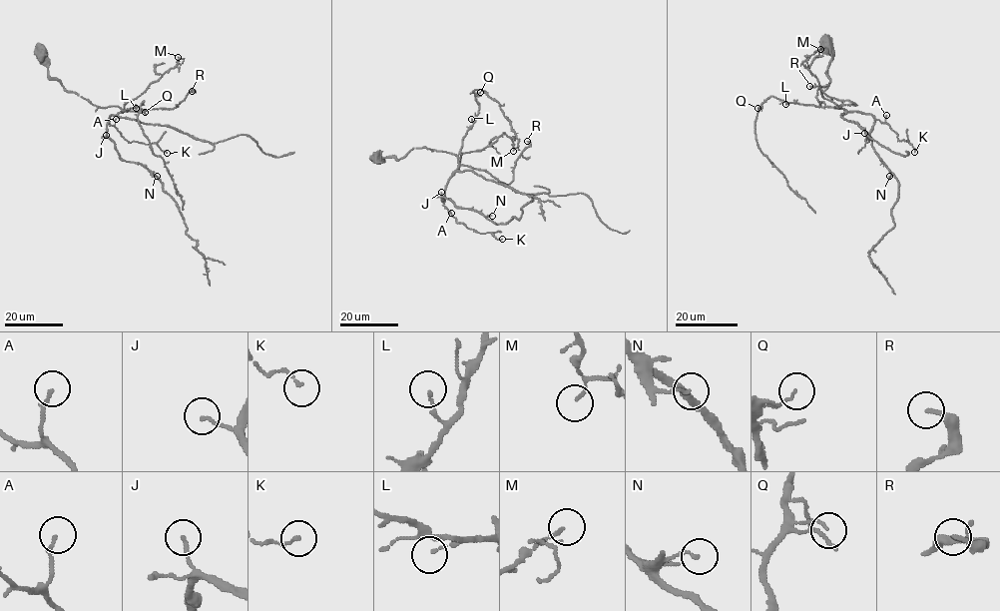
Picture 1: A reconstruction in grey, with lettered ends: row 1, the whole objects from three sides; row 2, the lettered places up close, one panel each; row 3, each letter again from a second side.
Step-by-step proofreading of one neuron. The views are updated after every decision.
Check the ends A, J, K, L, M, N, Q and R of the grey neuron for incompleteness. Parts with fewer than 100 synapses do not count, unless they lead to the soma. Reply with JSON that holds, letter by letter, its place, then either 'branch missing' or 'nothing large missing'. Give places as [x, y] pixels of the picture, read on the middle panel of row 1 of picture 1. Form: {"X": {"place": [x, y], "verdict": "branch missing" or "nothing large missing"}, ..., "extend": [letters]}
{"A": {"place": [451, 213], "verdict": "nothing large missing"}, "J": {"place": [441, 192], "verdict": "nothing large missing"}, "K": {"place": [502, 239], "verdict": "nothing large missing"}, "L": {"place": [471, 119], "verdict": "nothing large missing"}, "M": {"place": [513, 151], "verdict": "nothing large missing"}, "N": {"place": [492, 216], "verdict": "nothing large missing"}, "Q": {"place": [480, 92], "verdict": "nothing large missing"}, "R": {"place": [527, 141], "verdict": "nothing large missing"}, "extend": []}

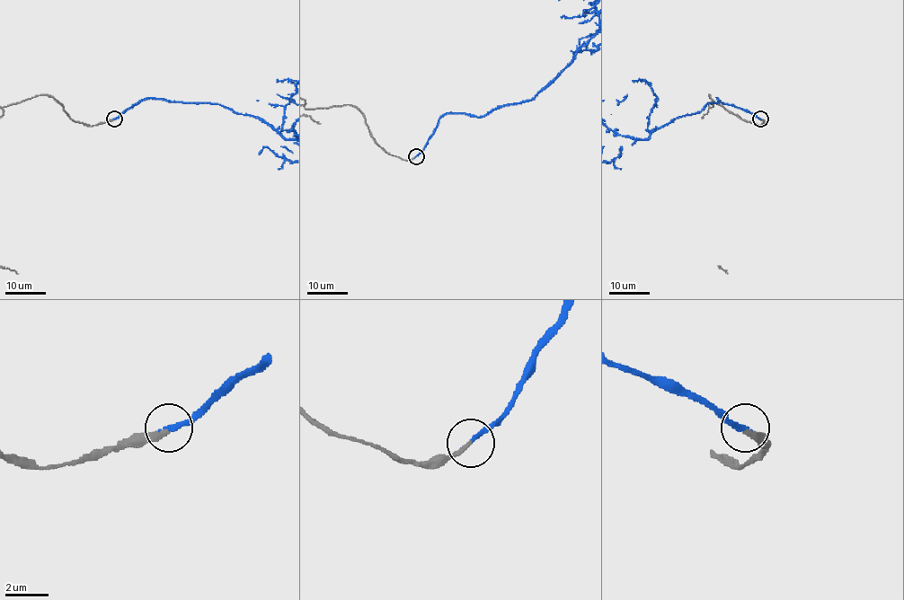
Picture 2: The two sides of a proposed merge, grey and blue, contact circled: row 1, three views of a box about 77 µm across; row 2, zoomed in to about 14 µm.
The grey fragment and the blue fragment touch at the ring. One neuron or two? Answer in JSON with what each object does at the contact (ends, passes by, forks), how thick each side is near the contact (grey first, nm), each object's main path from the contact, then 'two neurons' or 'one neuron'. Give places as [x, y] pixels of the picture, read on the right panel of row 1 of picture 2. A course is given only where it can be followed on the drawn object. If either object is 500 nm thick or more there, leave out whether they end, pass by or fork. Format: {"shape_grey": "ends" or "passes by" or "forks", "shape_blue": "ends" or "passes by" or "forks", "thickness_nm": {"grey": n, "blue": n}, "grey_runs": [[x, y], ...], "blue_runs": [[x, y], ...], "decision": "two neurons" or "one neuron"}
{"shape_grey": "ends", "shape_blue": "ends", "thickness_nm": {"grey": 240, "blue": 220}, "decision": "one neuron"}

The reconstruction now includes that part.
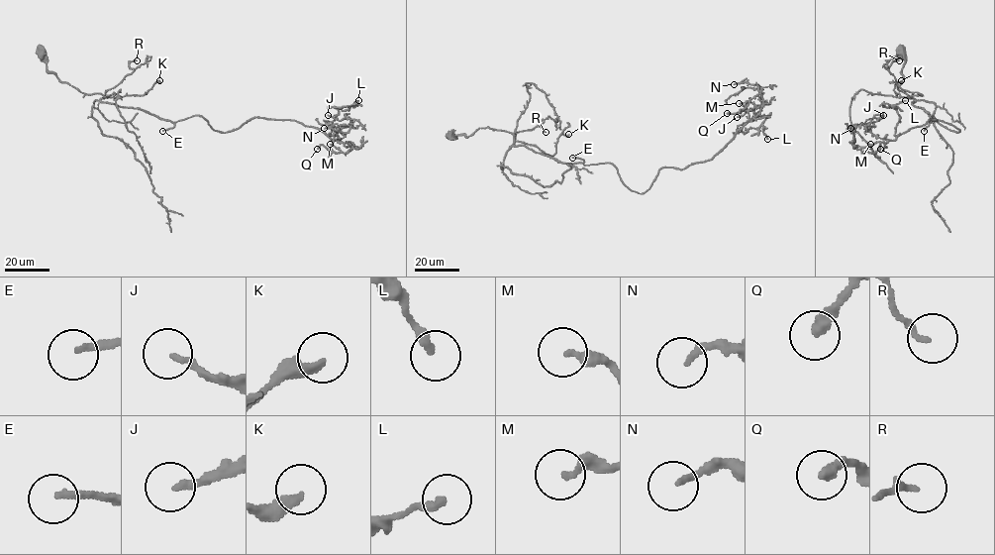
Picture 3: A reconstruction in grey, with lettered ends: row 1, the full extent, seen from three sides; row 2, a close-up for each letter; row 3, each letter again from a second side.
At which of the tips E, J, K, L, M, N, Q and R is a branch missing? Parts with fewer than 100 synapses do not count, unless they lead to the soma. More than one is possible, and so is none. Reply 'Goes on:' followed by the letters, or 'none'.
Goes on: E

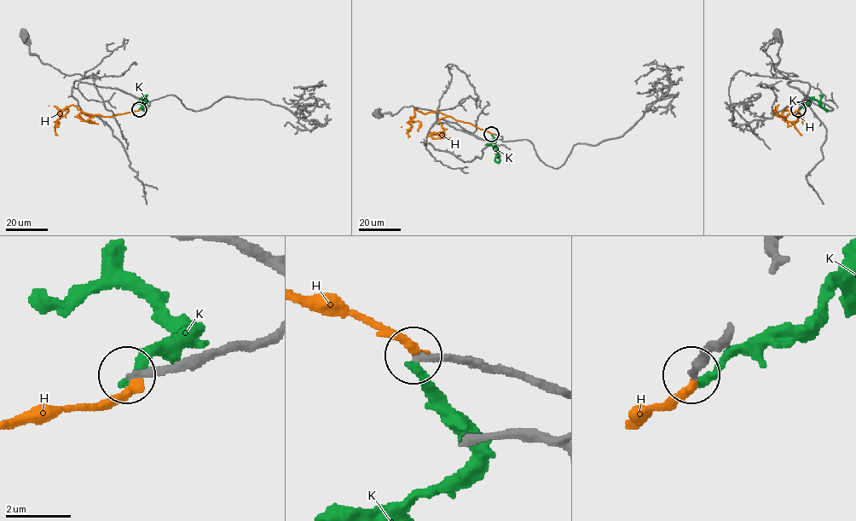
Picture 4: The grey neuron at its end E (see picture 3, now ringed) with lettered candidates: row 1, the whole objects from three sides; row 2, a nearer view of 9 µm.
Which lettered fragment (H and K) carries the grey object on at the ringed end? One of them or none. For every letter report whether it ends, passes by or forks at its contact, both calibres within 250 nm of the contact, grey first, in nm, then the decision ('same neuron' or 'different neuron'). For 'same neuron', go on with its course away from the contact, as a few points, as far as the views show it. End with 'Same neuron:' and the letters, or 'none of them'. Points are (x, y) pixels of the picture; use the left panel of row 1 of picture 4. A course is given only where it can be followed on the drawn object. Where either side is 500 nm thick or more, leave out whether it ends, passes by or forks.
H: it ends; calibres 220 and 320 nm; different neuron
K: it ends; calibres 220 and 240 nm; different neuron
Same neuron: none of them

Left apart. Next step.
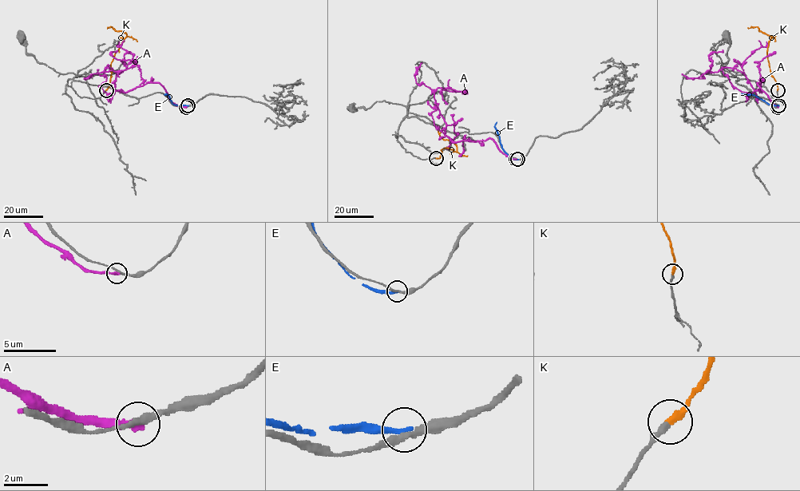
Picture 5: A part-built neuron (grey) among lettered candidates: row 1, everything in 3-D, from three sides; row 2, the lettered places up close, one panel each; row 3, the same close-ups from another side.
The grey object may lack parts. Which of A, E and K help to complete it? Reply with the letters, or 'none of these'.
K

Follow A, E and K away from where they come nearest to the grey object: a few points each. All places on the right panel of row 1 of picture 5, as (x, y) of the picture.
A: (778, 107), (760, 82), (761, 92), (734, 68), (707, 72), (712, 62), (709, 55), (722, 49)
E: (778, 105), (768, 104), (751, 94), (741, 94)
K: (777, 90), (767, 58), (770, 37), (758, 31), (757, 26), (747, 27)

